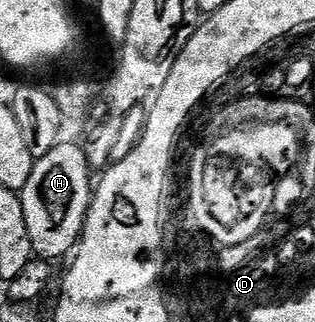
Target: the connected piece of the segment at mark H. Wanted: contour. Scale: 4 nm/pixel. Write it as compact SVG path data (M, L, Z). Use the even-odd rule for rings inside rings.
M58 142L51 153L36 160L26 187L19 194L23 217L27 217L27 233L31 233L34 256L58 261L76 248L85 227L91 198L91 168L84 150L73 143Z

